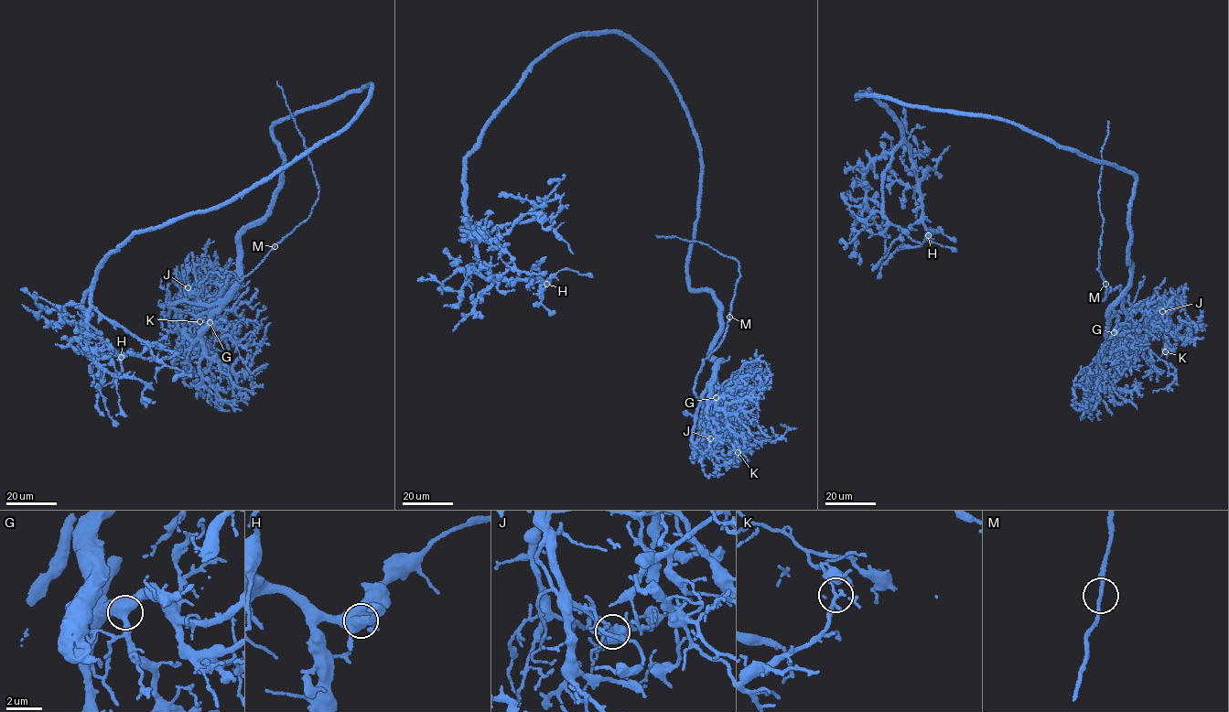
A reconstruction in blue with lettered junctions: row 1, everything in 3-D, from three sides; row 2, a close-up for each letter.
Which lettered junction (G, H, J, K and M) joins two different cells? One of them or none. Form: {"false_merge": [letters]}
{"false_merge": ["K"]}

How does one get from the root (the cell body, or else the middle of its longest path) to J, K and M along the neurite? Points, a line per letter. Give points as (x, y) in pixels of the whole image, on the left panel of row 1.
J: (350, 92), (274, 125), (282, 180), (271, 212), (241, 236), (237, 281), (209, 305), (185, 296), (188, 288)
K: (350, 92), (274, 125), (283, 172), (271, 212), (241, 236), (221, 296), (195, 301), (199, 322)
M: (350, 92), (274, 125), (271, 212), (241, 236), (231, 291), (198, 302), (209, 273), (241, 280), (274, 246)

